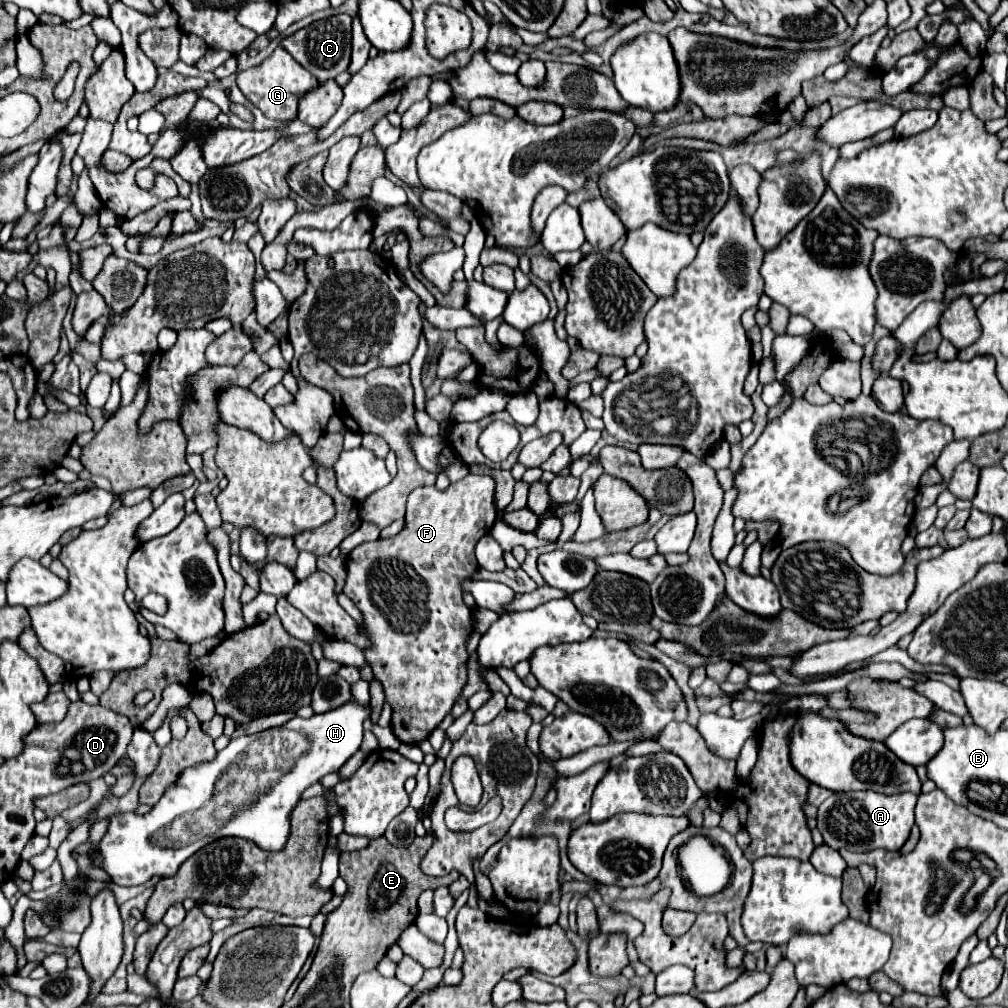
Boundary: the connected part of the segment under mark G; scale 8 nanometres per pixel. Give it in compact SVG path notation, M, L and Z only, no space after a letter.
M274 50L272 62L262 62L250 70L242 70L236 76L238 88L242 94L262 110L264 116L278 120L278 122L290 122L296 118L298 112L298 100L304 96L306 90L314 88L318 82L312 78L308 70L304 70L286 50Z

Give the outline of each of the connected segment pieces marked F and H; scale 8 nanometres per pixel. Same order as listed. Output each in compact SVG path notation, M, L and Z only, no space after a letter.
M476 474L452 482L446 492L436 490L436 486L416 488L408 496L406 526L400 534L364 542L352 550L352 558L350 554L346 556L348 580L344 594L364 614L364 634L370 634L372 642L376 642L376 646L364 654L374 670L374 678L384 686L386 702L392 706L392 732L404 744L420 744L424 740L424 730L432 730L444 720L466 684L466 640L474 632L474 622L472 608L462 600L460 582L478 570L474 544L496 522L498 510L494 504L494 488L496 482L490 476Z
M344 704L336 710L324 712L324 714L314 714L312 718L304 720L300 716L292 718L284 728L296 730L300 734L304 734L308 738L308 748L306 752L294 762L294 766L282 774L276 782L270 782L272 786L268 786L262 794L258 794L256 798L248 800L242 808L238 808L232 818L226 822L224 828L220 828L216 832L214 838L222 838L222 836L240 836L240 838L248 838L252 842L256 842L262 850L266 852L276 852L284 848L284 842L288 840L288 830L290 830L290 812L292 812L292 804L298 802L300 794L314 782L318 782L322 776L340 770L348 758L352 758L360 744L362 744L362 722L370 716L370 708L362 708L358 704Z

